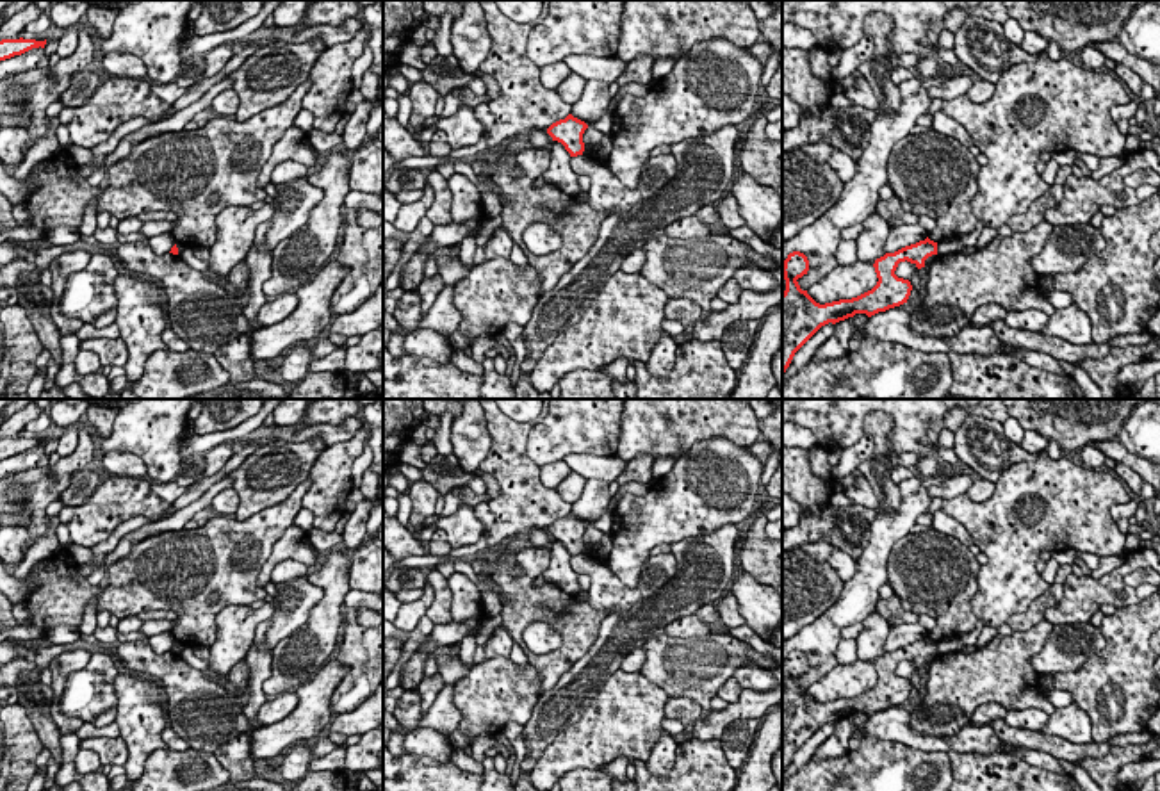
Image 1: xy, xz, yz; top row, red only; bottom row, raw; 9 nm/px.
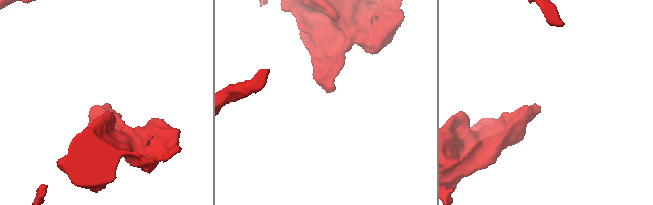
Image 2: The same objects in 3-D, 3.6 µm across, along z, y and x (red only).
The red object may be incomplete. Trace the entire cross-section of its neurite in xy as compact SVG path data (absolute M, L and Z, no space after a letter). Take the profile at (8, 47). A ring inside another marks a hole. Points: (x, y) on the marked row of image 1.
M2 39L0 41L0 61L11 59L14 55L21 55L32 48L45 48L45 41L36 41L36 39Z

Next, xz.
M568 114L565 119L552 123L547 128L547 134L552 141L561 143L570 157L577 157L584 151L583 134L586 128L588 125L584 121Z

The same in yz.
M928 237L895 253L886 253L873 264L878 281L871 290L852 299L820 305L796 281L809 271L807 257L800 251L789 253L782 265L786 280L786 290L782 292L782 374L789 367L795 353L821 326L829 322L836 324L855 314L871 317L907 303L912 285L909 280L895 274L898 264L907 260L921 269L932 255L937 255L937 242Z

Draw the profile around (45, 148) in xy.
M50 126L50 132L41 137L30 151L27 151L23 162L18 166L18 169L12 173L16 180L25 180L30 169L41 162L41 160L52 160L55 155L59 155L62 146L59 144L59 139L55 135L55 130Z

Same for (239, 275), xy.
M246 260L239 262L228 274L228 283L233 285L235 296L246 305L248 301L248 280L249 280L249 267Z

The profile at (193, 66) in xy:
M196 53L182 61L182 68L175 82L180 87L191 87L198 82L198 78L203 75L207 64L205 64L205 53Z

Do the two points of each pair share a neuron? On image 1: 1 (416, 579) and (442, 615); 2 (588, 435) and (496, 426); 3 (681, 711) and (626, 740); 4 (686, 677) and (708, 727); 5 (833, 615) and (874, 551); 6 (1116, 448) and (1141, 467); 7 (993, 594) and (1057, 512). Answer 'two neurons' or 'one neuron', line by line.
1: two neurons
2: two neurons
3: two neurons
4: two neurons
5: one neuron
6: one neuron
7: one neuron

